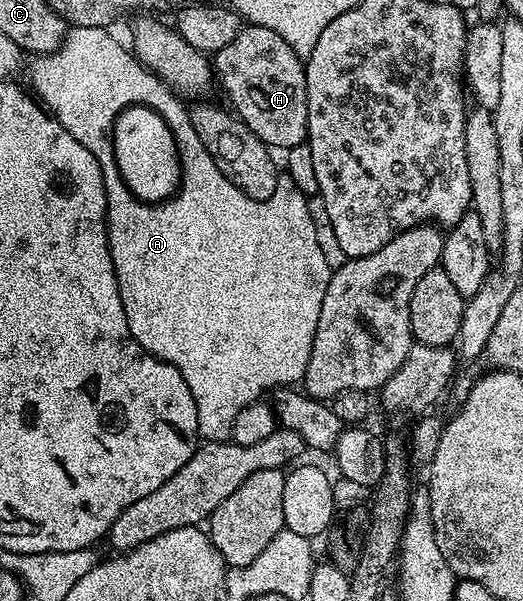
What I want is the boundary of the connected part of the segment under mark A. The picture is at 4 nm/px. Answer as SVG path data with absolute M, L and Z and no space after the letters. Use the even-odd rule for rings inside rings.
M71 28L54 50L36 55L32 59L35 61L31 64L31 84L35 87L36 92L34 95L41 101L42 107L46 108L57 122L61 122L61 126L65 126L65 130L69 130L69 134L73 134L73 138L77 138L77 142L81 142L81 146L85 146L85 150L89 150L89 154L93 154L93 158L97 158L97 166L101 168L101 178L105 186L107 241L111 247L111 257L117 274L121 306L125 310L125 318L129 322L129 330L133 334L133 338L149 354L153 354L166 364L172 364L181 374L181 378L185 378L185 386L189 386L189 390L193 394L193 402L197 406L200 437L207 442L223 442L231 435L235 415L245 406L256 403L262 397L259 395L263 391L266 393L268 390L284 386L295 386L302 381L305 370L309 366L309 354L313 350L317 322L321 318L321 302L325 298L325 290L329 286L333 264L327 261L327 256L323 253L322 246L319 245L319 232L315 229L310 214L307 213L307 200L303 197L302 190L287 177L287 174L280 175L273 194L264 200L249 198L240 188L233 186L233 182L229 178L225 178L225 174L221 174L221 170L217 170L217 162L213 162L209 150L205 150L205 146L201 146L201 138L197 138L197 130L193 130L189 119L188 105L176 96L171 91L171 87L164 84L154 72L144 68L126 47L123 49L110 36L111 34L105 28ZM131 105L143 105L156 111L160 118L167 123L168 130L172 132L172 138L175 140L181 179L173 198L166 199L162 203L143 203L131 192L119 173L112 144L112 128L117 115Z

